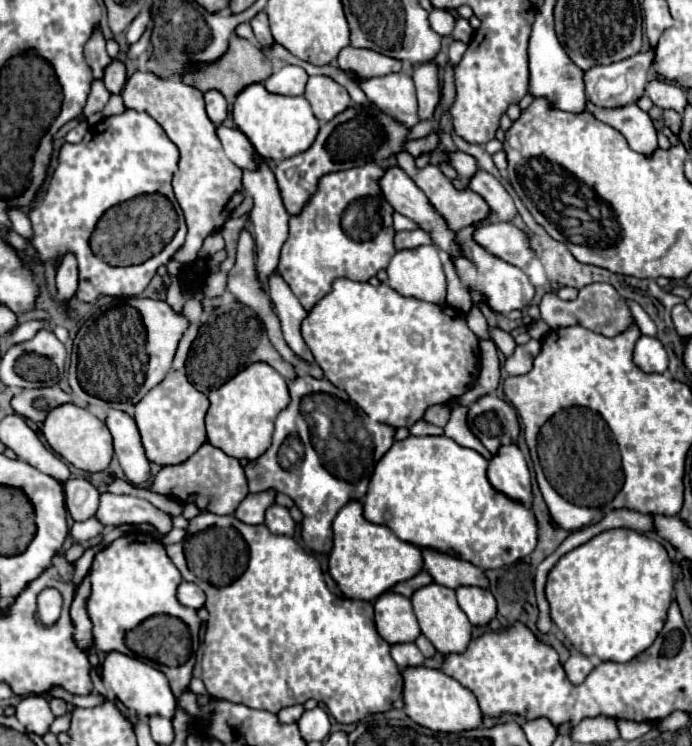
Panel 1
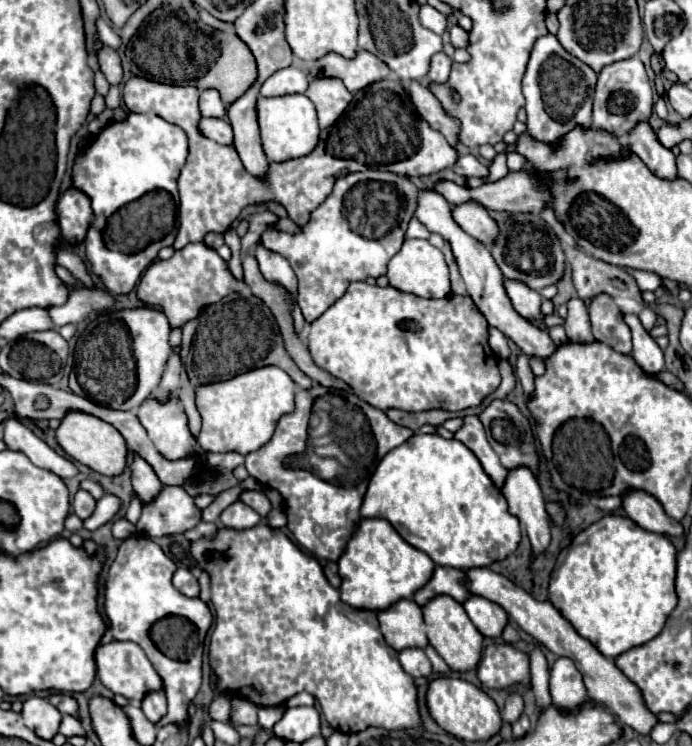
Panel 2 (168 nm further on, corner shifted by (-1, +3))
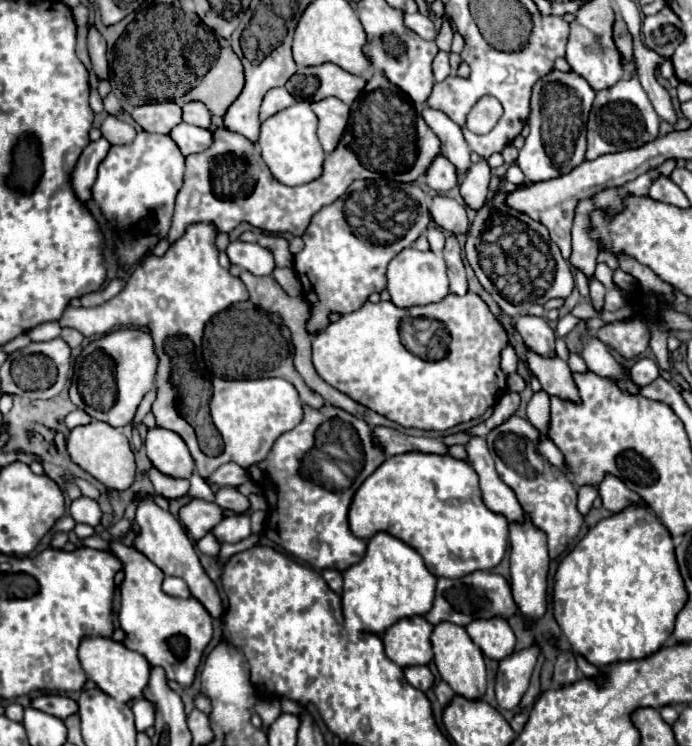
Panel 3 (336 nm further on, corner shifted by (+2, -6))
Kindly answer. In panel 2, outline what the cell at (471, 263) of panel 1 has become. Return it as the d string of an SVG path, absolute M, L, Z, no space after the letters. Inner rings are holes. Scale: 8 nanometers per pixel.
M504 279L504 289L508 293L508 299L512 301L514 309L528 321L534 319L542 319L540 315L540 303L542 297L538 291L530 289L526 283L518 281L518 279Z

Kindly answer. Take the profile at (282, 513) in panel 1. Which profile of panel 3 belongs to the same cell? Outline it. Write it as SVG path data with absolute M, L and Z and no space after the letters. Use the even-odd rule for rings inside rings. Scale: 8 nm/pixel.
M219 488L215 494L215 504L235 514L243 514L249 508L249 500L237 488Z

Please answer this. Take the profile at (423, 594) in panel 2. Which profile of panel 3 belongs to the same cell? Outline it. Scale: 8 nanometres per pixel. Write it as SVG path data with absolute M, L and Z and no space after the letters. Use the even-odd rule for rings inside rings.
M473 572L461 580L451 580L451 578L437 578L437 594L431 612L425 614L425 620L431 624L439 622L453 622L457 626L467 626L473 620L487 620L487 618L511 618L515 616L517 606L511 598L511 588L509 582L501 574L493 572Z

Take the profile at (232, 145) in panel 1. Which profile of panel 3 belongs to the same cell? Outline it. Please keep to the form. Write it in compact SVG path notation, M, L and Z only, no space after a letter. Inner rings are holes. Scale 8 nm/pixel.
M177 124L171 132L169 132L171 140L177 144L177 148L181 150L183 156L195 154L195 152L203 152L205 148L209 148L209 144L213 142L213 134L211 130L205 128L193 128L191 124Z

